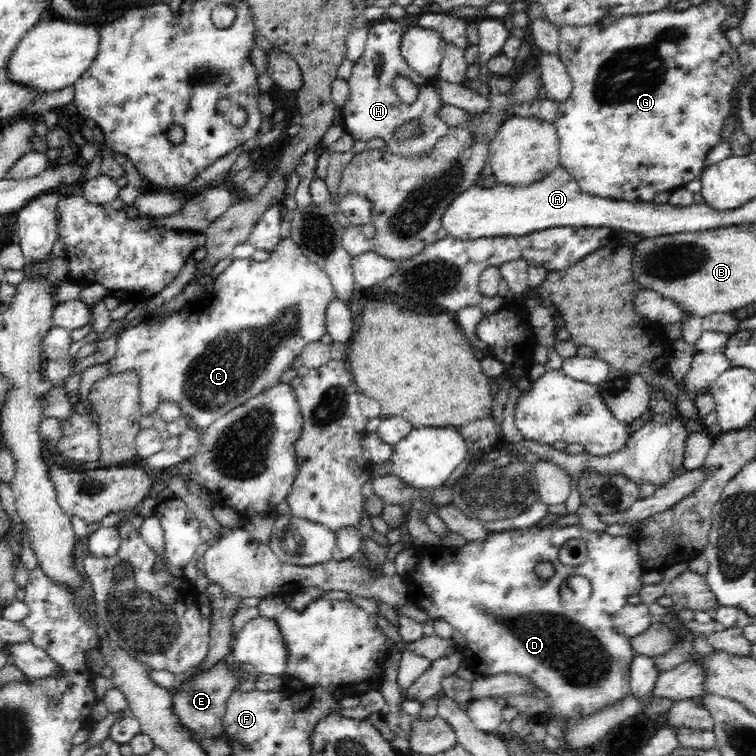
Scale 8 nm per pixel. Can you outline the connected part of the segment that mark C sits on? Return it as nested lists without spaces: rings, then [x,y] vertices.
[[[290,237],[283,238],[275,246],[271,257],[265,261],[258,262],[252,257],[246,259],[235,259],[231,264],[213,279],[213,291],[208,294],[208,302],[202,304],[196,312],[176,311],[170,315],[149,316],[147,320],[130,326],[120,332],[116,340],[117,349],[112,361],[109,362],[110,374],[134,371],[140,376],[140,411],[142,416],[156,416],[155,410],[163,400],[178,403],[184,415],[188,416],[193,428],[197,430],[207,429],[217,418],[224,416],[229,410],[244,404],[249,398],[280,384],[280,376],[291,368],[291,363],[302,352],[302,349],[311,342],[318,342],[321,336],[327,333],[325,327],[326,310],[335,298],[332,281],[324,274],[316,263],[313,263],[305,256],[304,251]]]

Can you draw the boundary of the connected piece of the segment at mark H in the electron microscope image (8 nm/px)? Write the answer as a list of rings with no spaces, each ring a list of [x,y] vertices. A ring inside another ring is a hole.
[[[396,19],[378,22],[369,28],[368,41],[362,58],[354,64],[352,76],[348,78],[348,101],[342,116],[344,132],[354,140],[367,142],[373,138],[382,138],[387,150],[392,154],[424,155],[428,154],[439,138],[448,134],[449,126],[438,116],[438,109],[445,105],[438,99],[437,89],[431,80],[412,71],[404,61],[400,51],[401,39],[406,28]],[[397,76],[412,80],[416,87],[422,89],[413,104],[405,104],[394,92],[392,83]],[[416,120],[416,132],[404,140],[393,140],[394,131],[405,122]],[[420,133],[420,136],[417,134]]]

